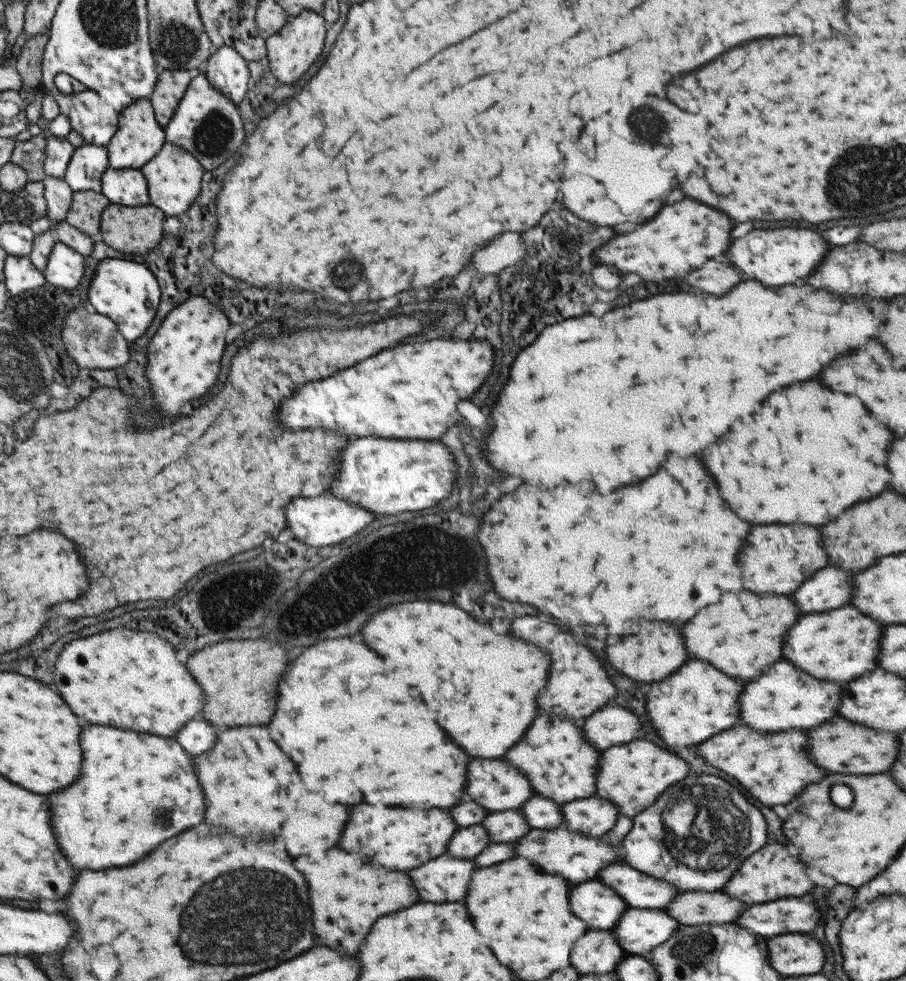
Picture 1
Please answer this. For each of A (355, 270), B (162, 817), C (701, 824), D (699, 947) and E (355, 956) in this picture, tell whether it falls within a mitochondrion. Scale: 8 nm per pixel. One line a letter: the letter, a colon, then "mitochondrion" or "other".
A: mitochondrion
B: mitochondrion
C: mitochondrion
D: mitochondrion
E: other

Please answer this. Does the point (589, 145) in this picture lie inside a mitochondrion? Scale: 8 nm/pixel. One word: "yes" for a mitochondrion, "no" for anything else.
no

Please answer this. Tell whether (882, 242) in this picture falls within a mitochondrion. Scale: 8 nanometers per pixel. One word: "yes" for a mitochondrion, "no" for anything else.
no

